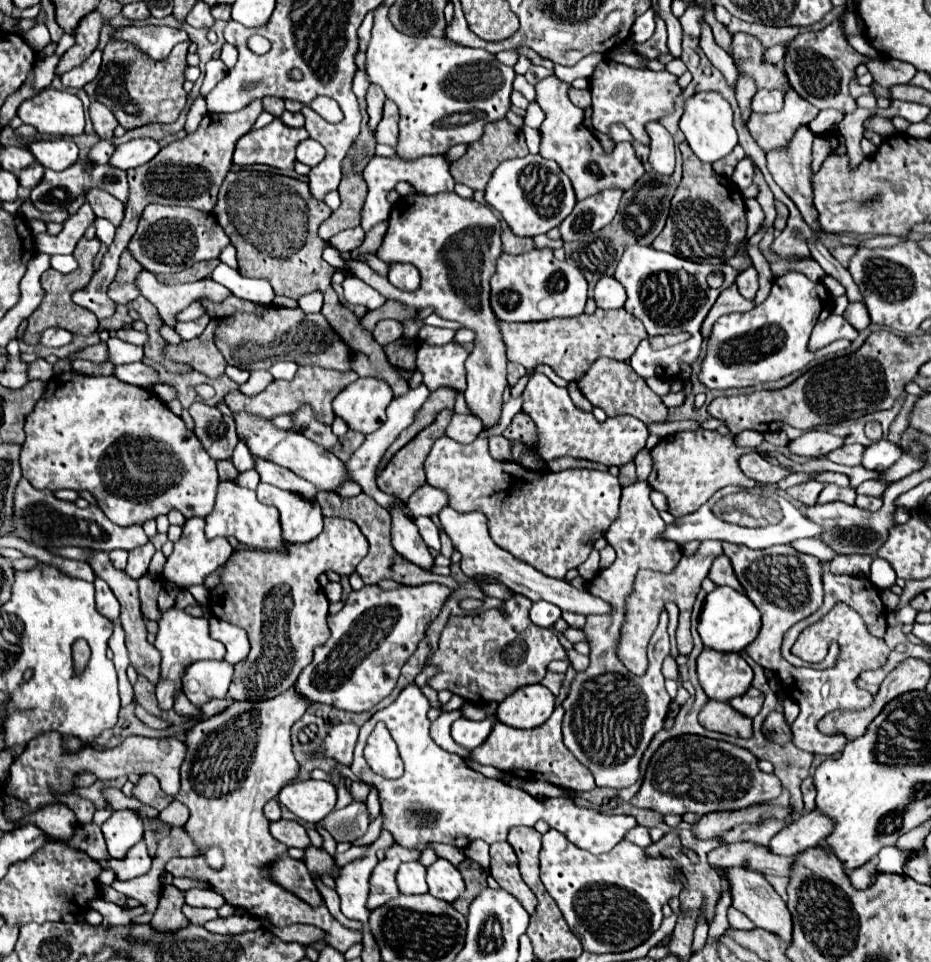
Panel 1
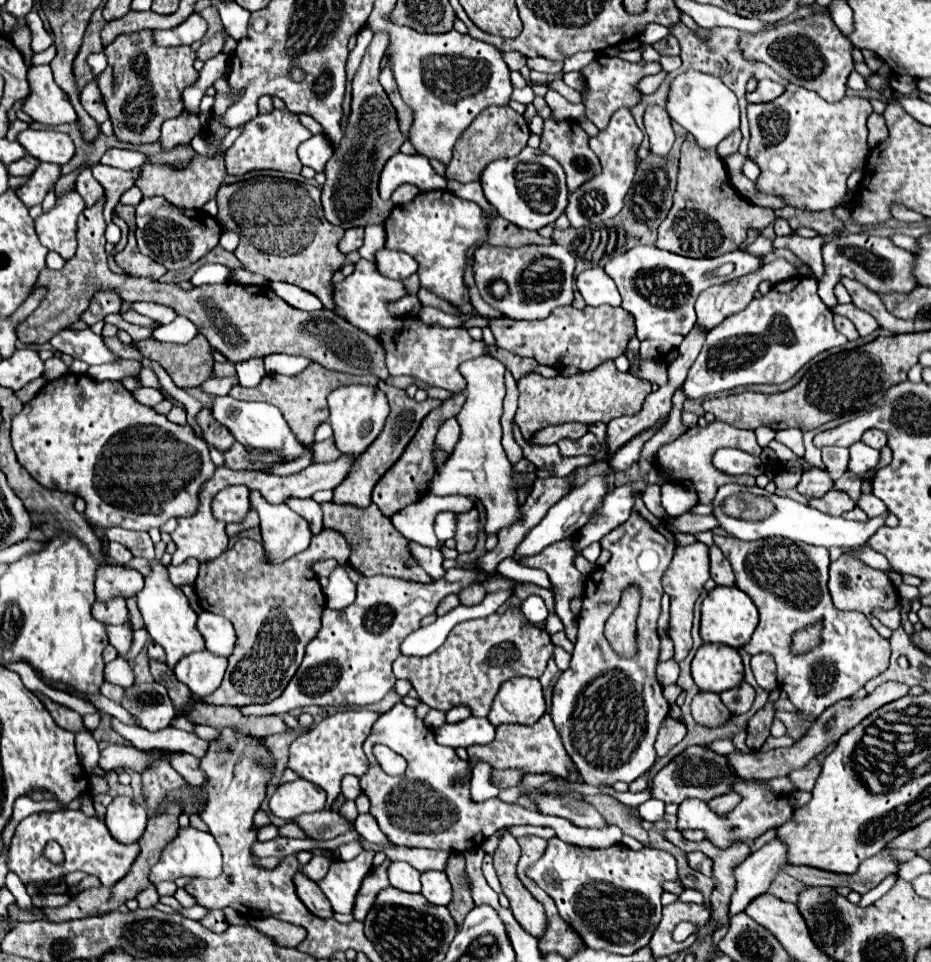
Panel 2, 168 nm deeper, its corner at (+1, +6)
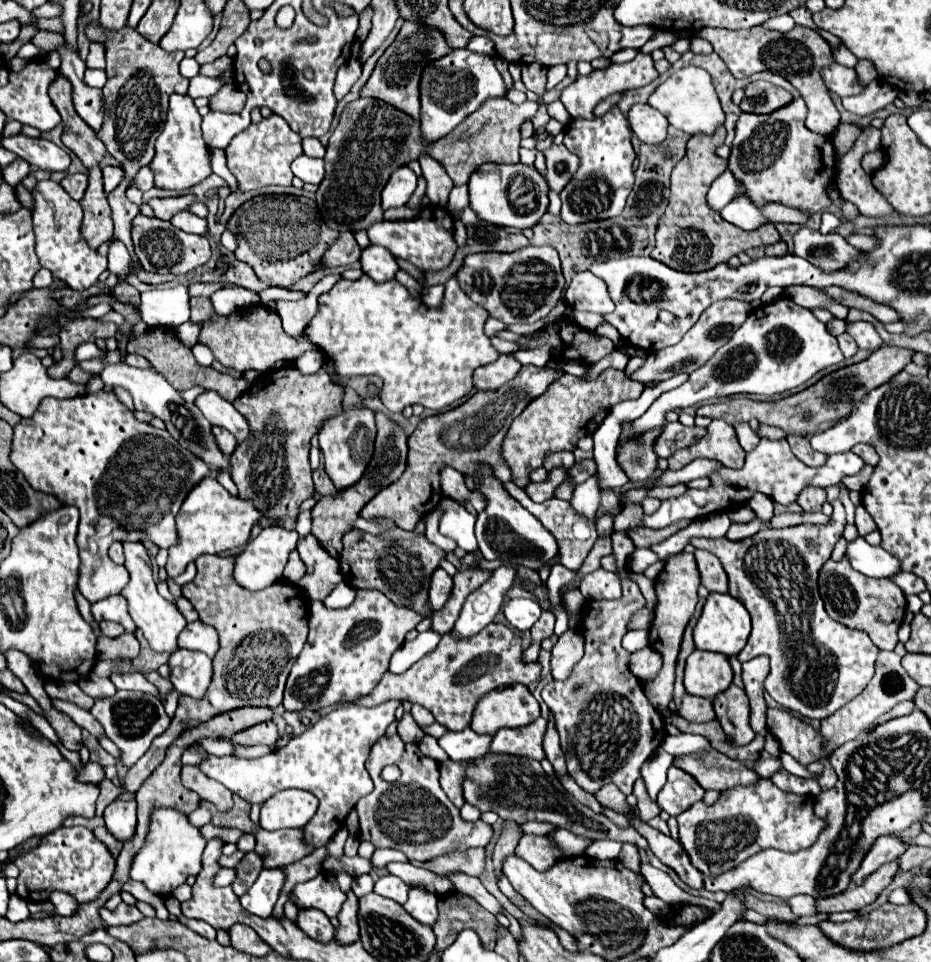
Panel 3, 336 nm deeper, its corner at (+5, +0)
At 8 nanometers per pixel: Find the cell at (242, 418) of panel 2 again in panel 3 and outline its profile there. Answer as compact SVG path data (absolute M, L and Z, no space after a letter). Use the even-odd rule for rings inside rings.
M204 390L194 404L200 408L200 412L214 424L220 428L230 430L238 442L248 438L248 422L246 418L224 398L220 398L218 392L214 390Z

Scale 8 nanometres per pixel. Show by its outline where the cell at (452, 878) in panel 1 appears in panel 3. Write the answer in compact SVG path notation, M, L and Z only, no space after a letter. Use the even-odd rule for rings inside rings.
M410 888L410 896L404 902L404 910L424 926L432 926L438 916L438 898L422 888Z

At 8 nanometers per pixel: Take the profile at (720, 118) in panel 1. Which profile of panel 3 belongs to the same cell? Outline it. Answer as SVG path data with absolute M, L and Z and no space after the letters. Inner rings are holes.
M686 66L686 68L676 70L668 80L664 80L652 92L652 96L648 98L648 104L660 110L674 128L688 134L696 134L696 132L712 134L720 124L724 124L724 112L712 88L712 78L708 76L706 70L696 68L696 66Z

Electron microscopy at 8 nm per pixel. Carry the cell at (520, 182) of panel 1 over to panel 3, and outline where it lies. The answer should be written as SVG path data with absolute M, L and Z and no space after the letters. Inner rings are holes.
M482 164L476 168L468 182L470 208L484 222L510 228L532 228L536 220L548 210L548 182L534 166L524 164Z

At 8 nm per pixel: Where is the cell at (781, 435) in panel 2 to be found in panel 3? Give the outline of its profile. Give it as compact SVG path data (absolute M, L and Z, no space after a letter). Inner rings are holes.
M764 438L752 452L746 454L746 464L742 470L720 468L720 470L712 472L708 476L710 486L706 490L686 490L678 498L664 500L662 506L654 514L642 518L642 526L658 530L658 528L666 528L682 518L696 520L696 518L704 518L714 512L728 512L736 504L746 504L756 492L766 494L776 504L788 506L788 504L796 502L802 488L806 488L806 486L820 486L820 488L834 486L844 476L856 474L862 466L864 466L864 462L854 452L842 452L842 454L830 454L828 460L820 468L808 468L792 454L786 440L766 440Z

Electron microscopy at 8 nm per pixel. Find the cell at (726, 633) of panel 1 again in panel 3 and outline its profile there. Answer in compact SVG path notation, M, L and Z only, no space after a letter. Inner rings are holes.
M710 594L706 598L706 604L702 608L702 614L694 626L694 644L698 650L708 650L708 652L720 652L726 656L738 654L748 636L750 636L750 616L748 610L730 594Z

